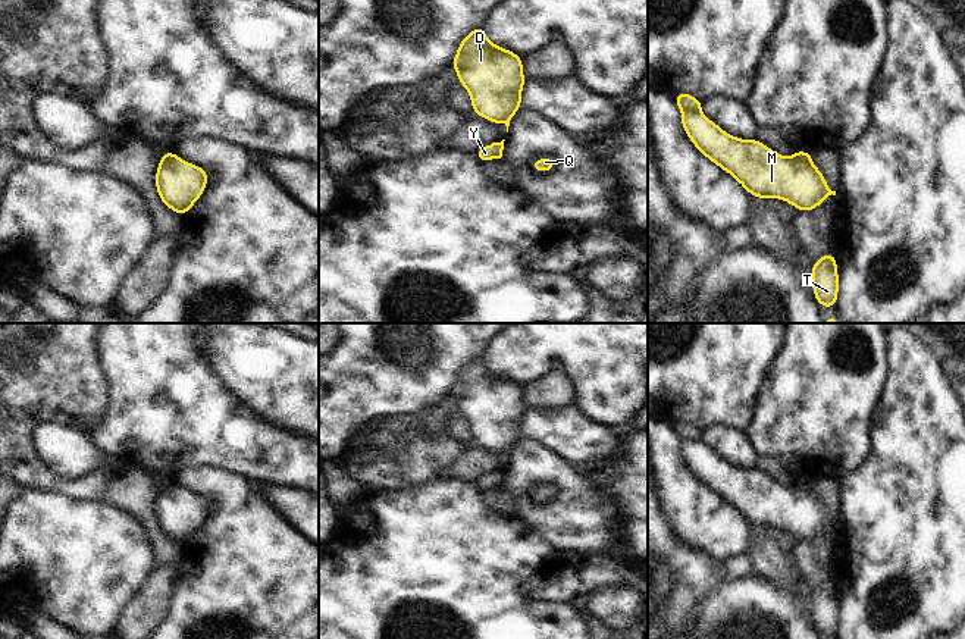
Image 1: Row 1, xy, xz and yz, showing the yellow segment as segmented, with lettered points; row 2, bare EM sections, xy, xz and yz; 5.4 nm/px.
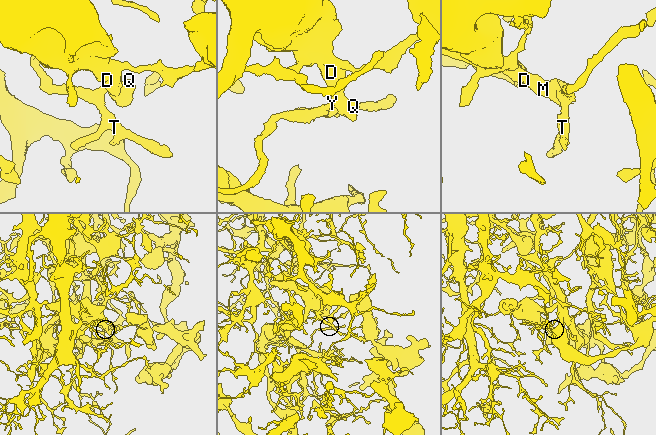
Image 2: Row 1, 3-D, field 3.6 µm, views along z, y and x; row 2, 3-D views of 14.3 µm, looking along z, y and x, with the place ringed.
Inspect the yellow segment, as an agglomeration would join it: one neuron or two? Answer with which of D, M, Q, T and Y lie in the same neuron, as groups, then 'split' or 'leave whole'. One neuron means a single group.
D M Q / T Y; split

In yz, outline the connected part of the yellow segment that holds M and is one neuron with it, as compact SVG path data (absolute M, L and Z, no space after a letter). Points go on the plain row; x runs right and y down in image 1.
M683 441L680 445L682 455L689 470L695 477L709 488L714 494L731 504L751 526L761 529L778 527L790 532L796 541L812 542L821 535L825 527L836 520L831 520L824 502L811 491L800 489L798 482L786 486L773 480L768 474L752 469L742 469L721 458L714 450L704 445L702 441Z

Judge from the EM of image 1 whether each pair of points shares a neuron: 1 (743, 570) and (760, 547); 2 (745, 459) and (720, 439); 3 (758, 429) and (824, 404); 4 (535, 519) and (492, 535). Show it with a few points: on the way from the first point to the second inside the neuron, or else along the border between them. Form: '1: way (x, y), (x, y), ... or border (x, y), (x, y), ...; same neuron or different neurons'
1: border (745, 553), (754, 573); different neurons
2: way (739, 453), (726, 442); same neuron
3: way (774, 429), (808, 416); same neuron
4: border (514, 514), (551, 544); different neurons

